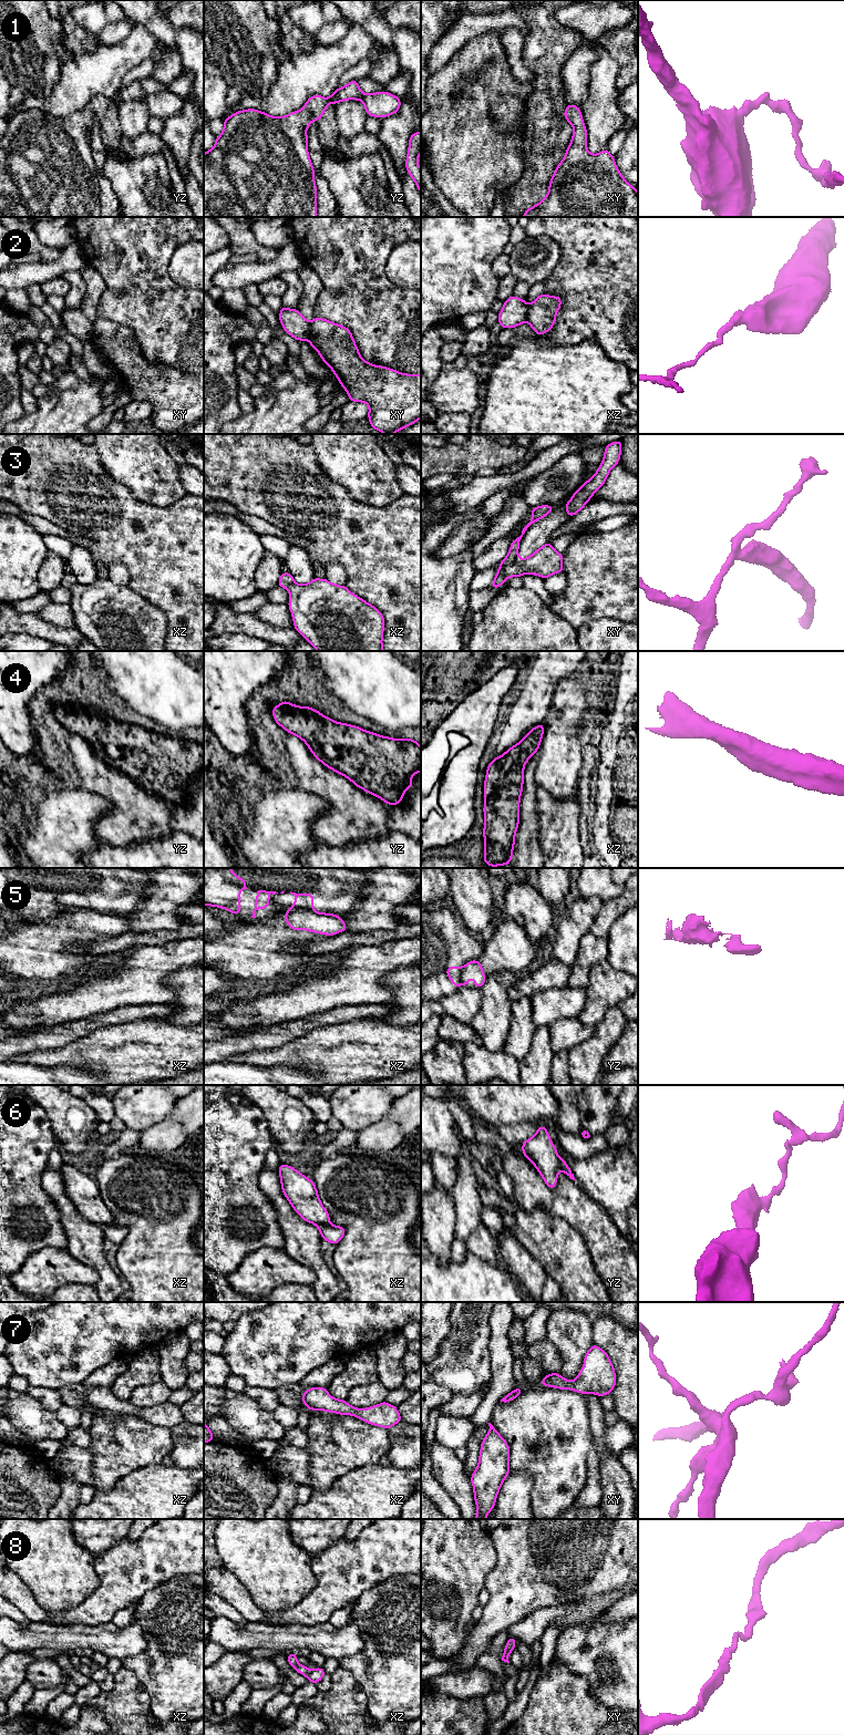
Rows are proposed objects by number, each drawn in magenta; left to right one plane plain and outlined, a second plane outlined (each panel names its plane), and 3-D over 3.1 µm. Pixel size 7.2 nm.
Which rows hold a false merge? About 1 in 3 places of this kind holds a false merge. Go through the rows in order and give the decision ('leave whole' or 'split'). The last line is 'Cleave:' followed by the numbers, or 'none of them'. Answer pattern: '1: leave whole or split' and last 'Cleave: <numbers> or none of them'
1: leave whole
2: split
3: split
4: leave whole
5: split
6: split
7: leave whole
8: leave whole
Cleave: 2, 3, 5, 6

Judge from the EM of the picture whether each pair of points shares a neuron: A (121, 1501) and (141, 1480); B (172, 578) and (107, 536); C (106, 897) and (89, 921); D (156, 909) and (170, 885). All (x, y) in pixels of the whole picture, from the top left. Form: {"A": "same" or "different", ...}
{"A": "same", "B": "same", "C": "different", "D": "same"}

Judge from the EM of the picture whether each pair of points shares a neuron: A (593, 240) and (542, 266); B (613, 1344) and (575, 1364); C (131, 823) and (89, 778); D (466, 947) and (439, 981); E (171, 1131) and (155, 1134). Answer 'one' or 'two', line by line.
A: two
B: two
C: one
D: one
E: one

